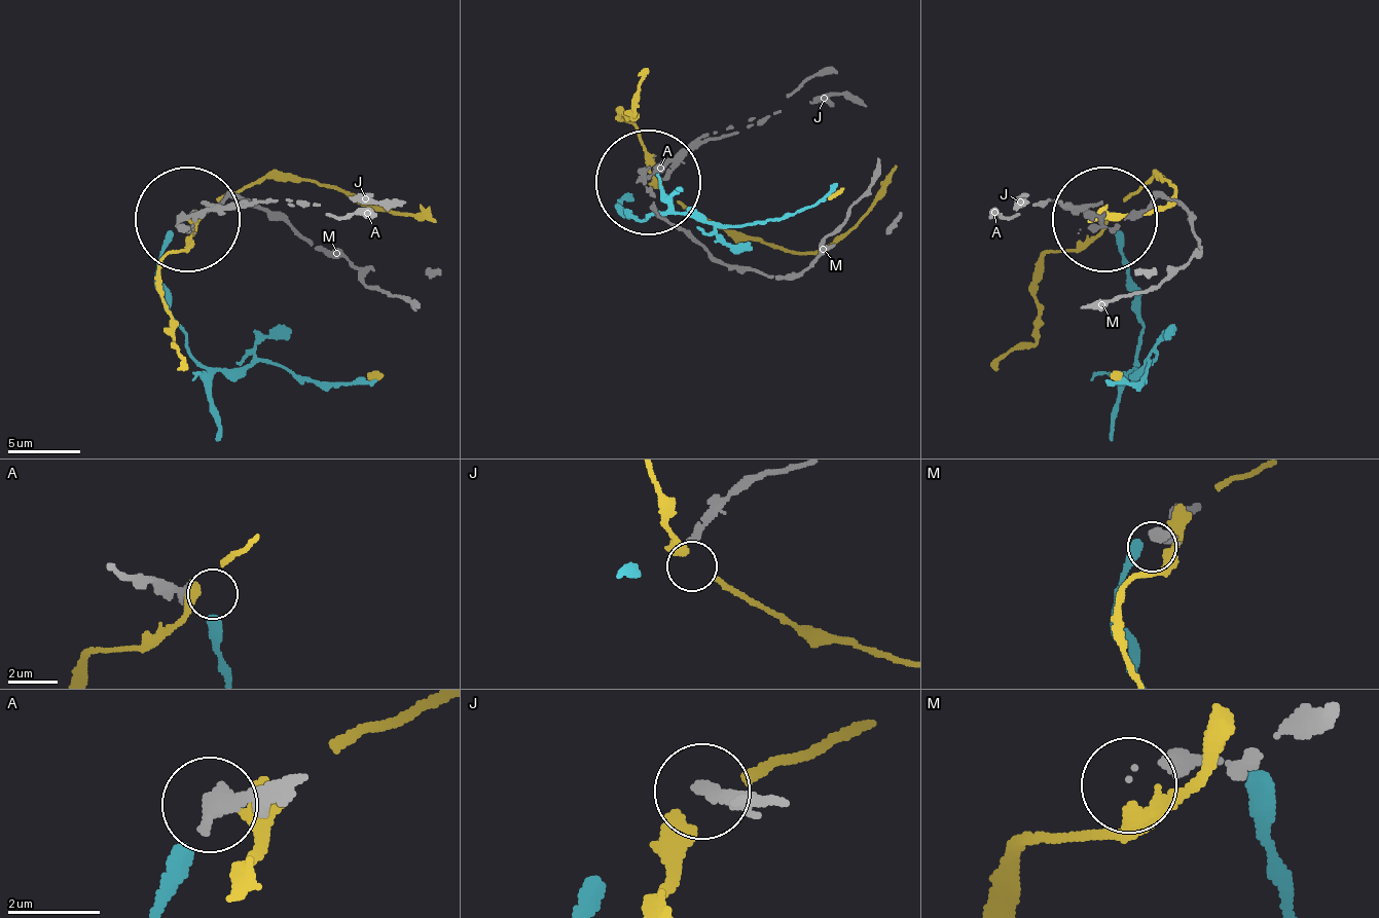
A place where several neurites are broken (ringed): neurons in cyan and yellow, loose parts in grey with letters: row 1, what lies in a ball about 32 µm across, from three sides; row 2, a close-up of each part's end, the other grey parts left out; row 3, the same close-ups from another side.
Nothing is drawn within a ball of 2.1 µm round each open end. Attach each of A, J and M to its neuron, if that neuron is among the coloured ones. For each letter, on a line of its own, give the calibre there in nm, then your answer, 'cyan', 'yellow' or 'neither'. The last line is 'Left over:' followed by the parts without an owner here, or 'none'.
A: 420 nm thick; cyan
J: 280 nm thick; neither
M: 420 nm thick; neither
Left over: J, M

